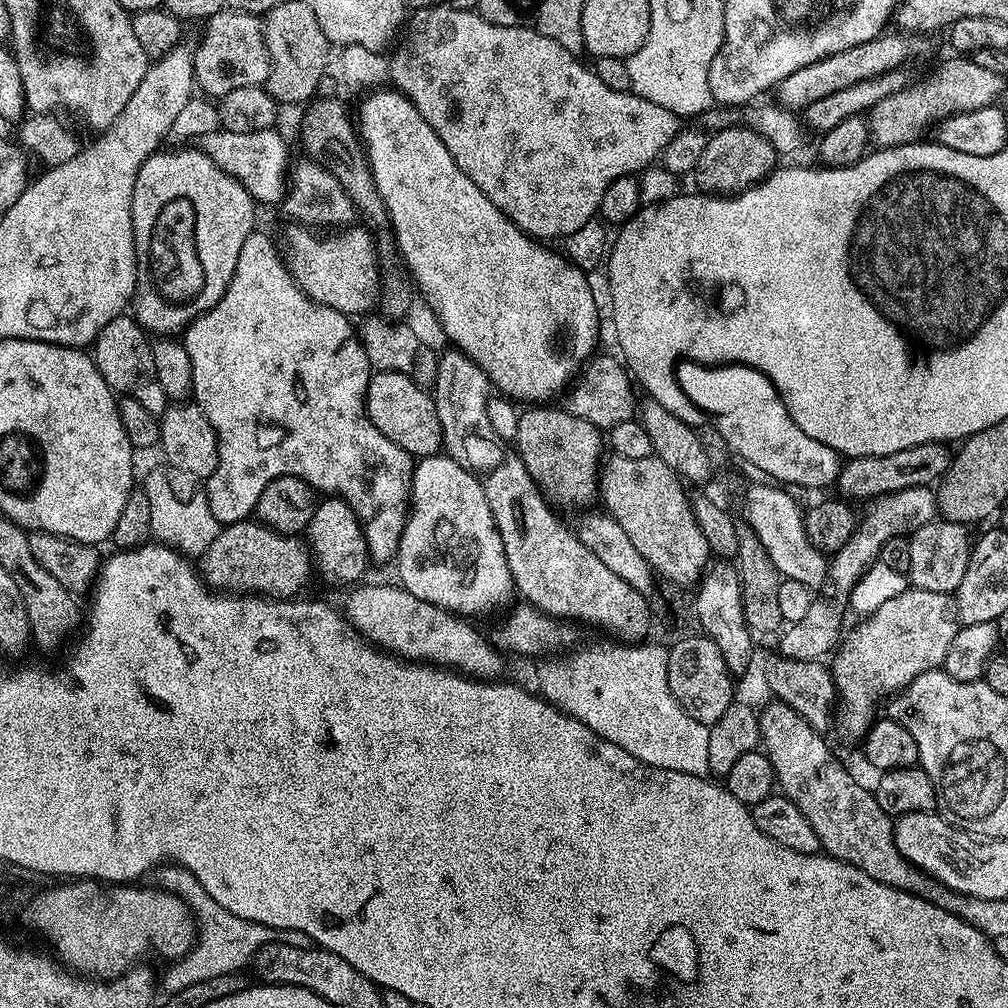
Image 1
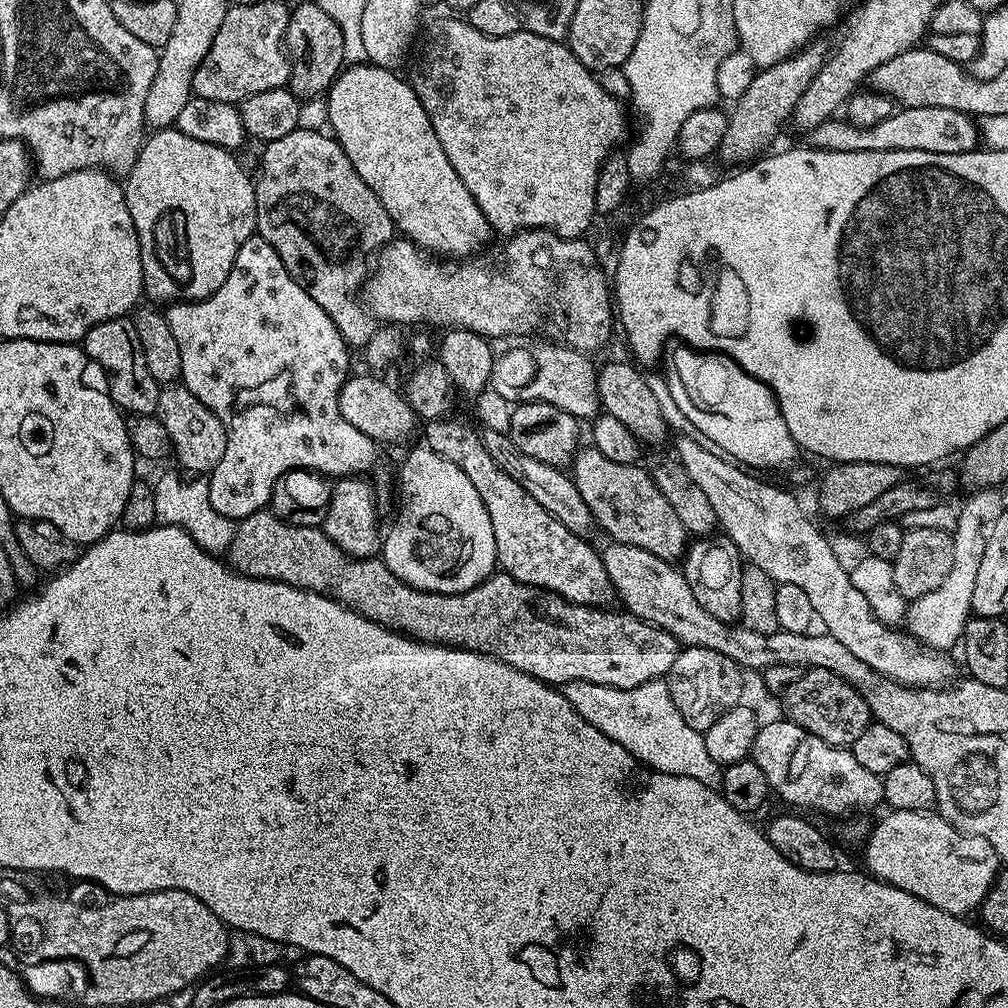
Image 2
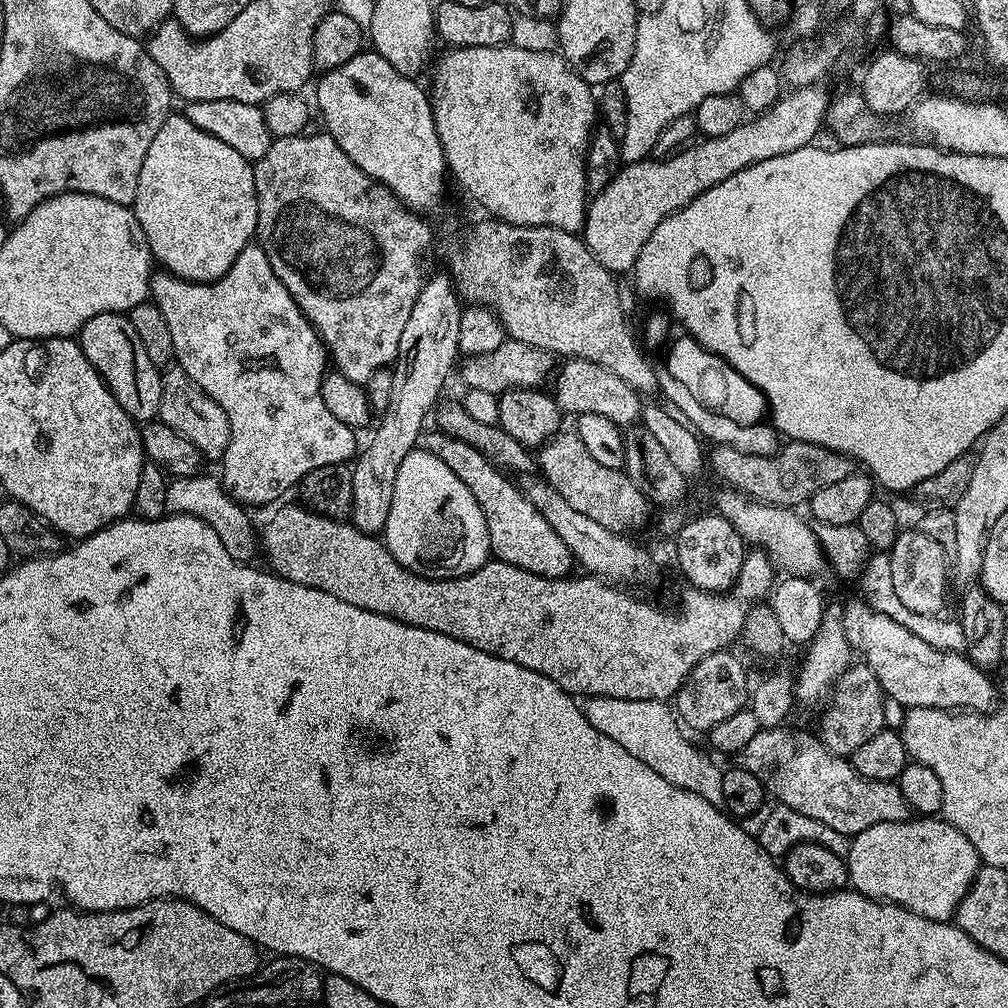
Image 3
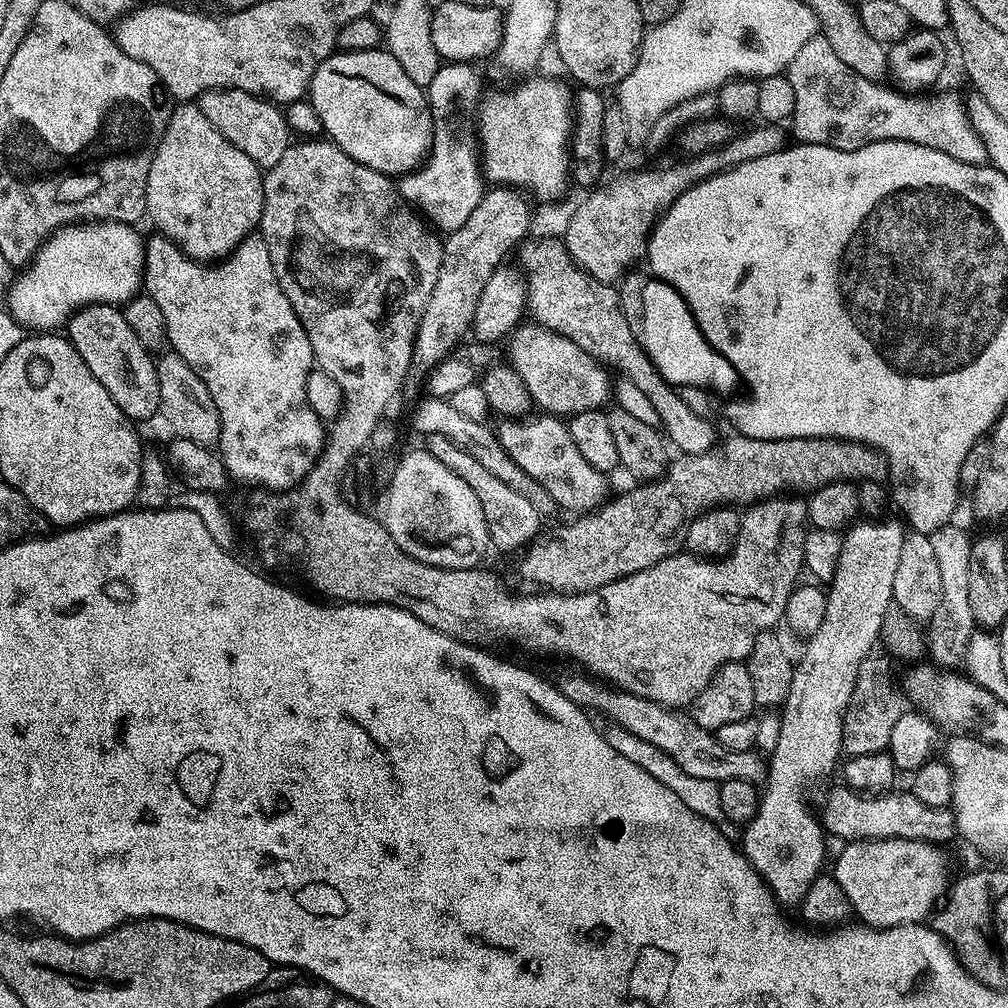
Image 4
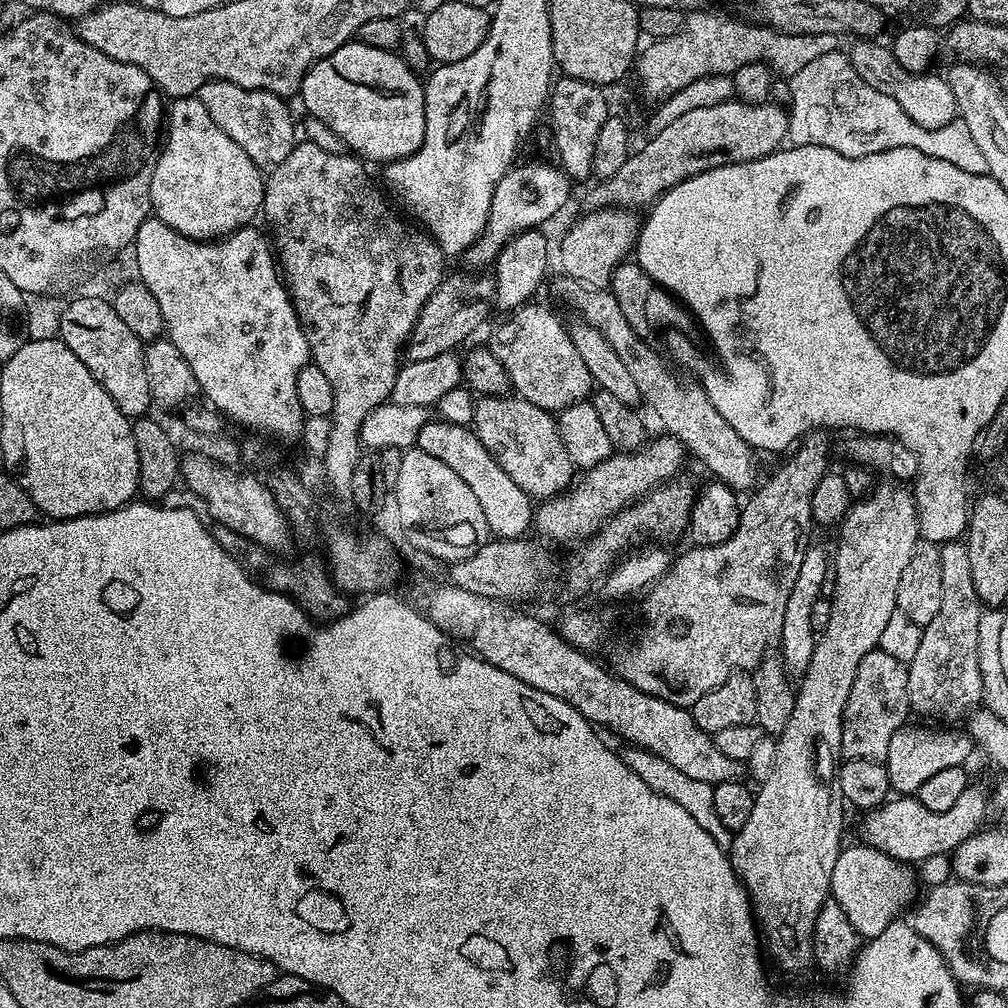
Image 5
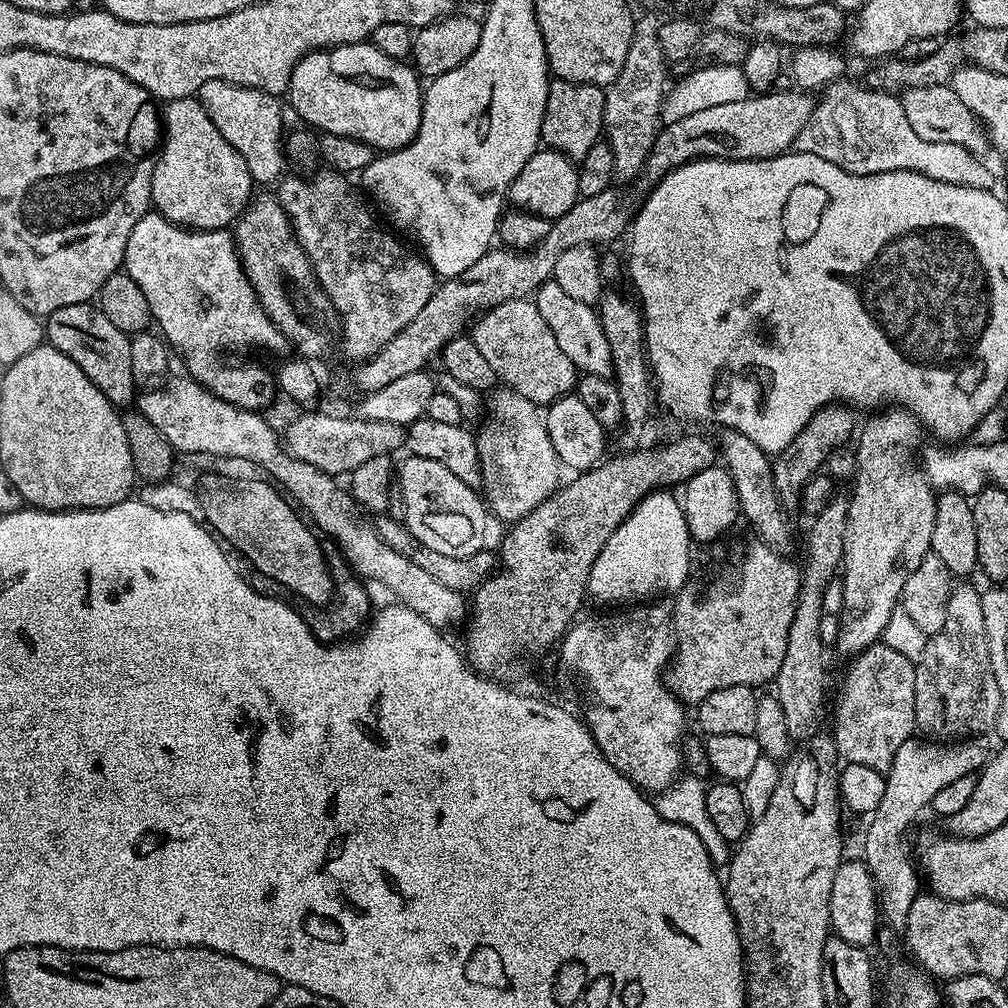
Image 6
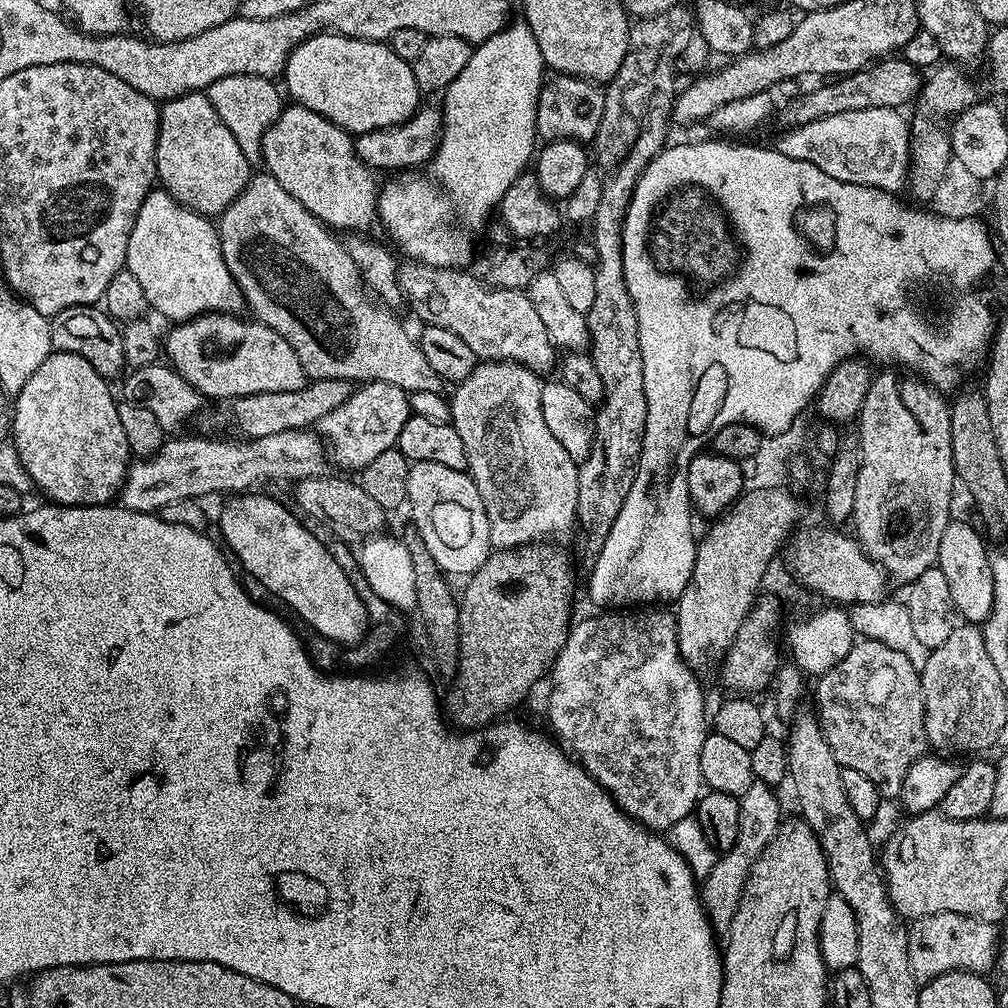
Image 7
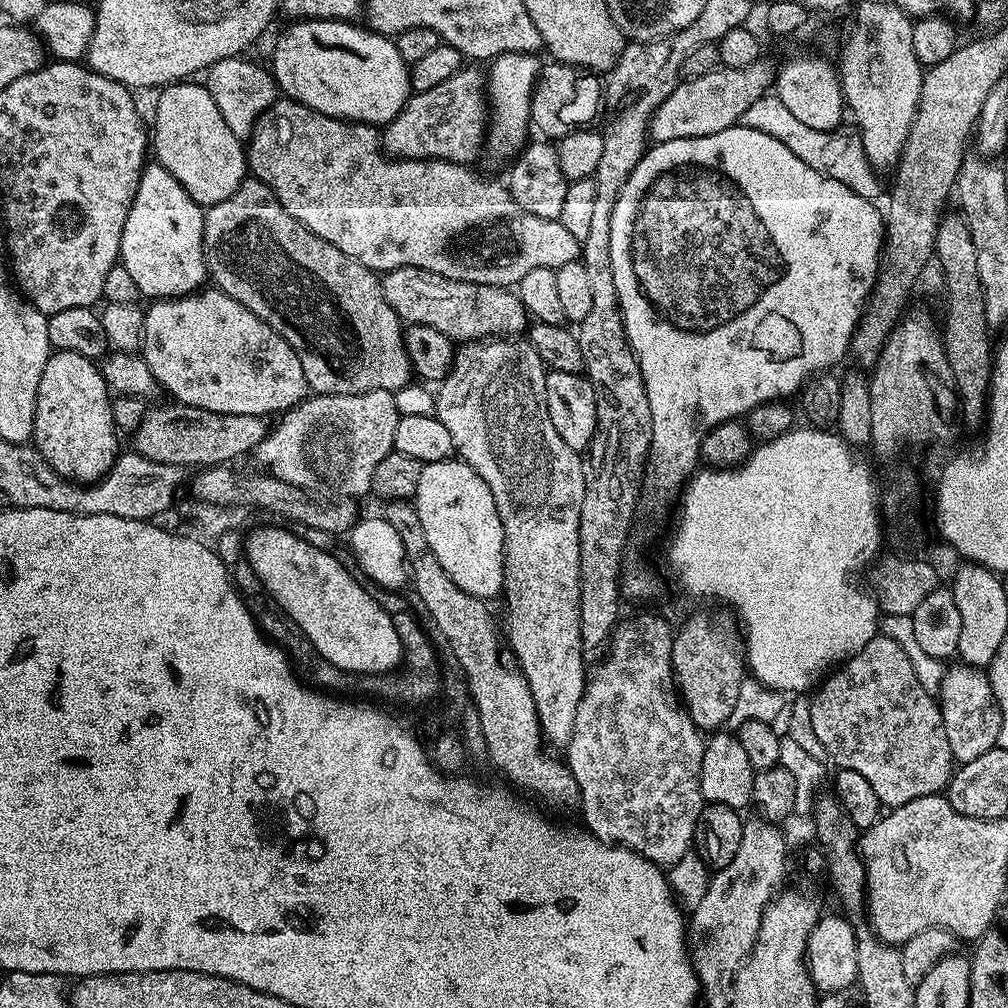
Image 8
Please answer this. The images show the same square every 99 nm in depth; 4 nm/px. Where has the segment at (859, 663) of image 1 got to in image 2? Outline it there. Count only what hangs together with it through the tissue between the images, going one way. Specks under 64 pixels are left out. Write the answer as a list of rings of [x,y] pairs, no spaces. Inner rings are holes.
[[[976,490],[964,505],[959,505],[956,513],[956,526],[952,529],[954,542],[954,566],[950,574],[938,586],[938,590],[930,590],[930,594],[922,594],[922,598],[911,601],[906,608],[908,620],[907,635],[917,644],[925,648],[952,650],[961,643],[964,627],[968,617],[973,615],[972,595],[974,594],[974,578],[982,563],[982,553],[986,550],[986,542],[990,542],[990,534],[994,534],[994,526],[998,526],[998,518],[1006,510],[1006,504],[996,490]]]

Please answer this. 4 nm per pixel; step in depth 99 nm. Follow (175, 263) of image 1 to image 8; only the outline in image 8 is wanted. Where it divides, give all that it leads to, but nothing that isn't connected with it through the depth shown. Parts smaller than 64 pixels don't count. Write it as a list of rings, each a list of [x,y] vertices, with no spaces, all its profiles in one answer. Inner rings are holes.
[[[177,82],[159,89],[156,117],[150,120],[150,148],[155,163],[162,165],[186,190],[194,203],[211,206],[226,202],[249,175],[248,157],[241,137],[230,134],[230,126],[210,98],[203,83]]]

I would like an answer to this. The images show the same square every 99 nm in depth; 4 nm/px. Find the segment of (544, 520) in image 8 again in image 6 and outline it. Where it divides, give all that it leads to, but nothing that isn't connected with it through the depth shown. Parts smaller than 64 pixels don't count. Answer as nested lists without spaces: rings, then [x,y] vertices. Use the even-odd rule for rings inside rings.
[[[503,391],[491,393],[492,408],[486,414],[489,416],[488,421],[486,418],[479,425],[480,432],[477,431],[475,437],[480,473],[484,479],[482,492],[491,515],[495,519],[497,516],[500,520],[515,522],[530,514],[561,487],[562,465],[558,454],[554,454],[554,446],[550,446],[550,434],[546,434],[544,418],[538,405],[522,398],[522,394]]]

